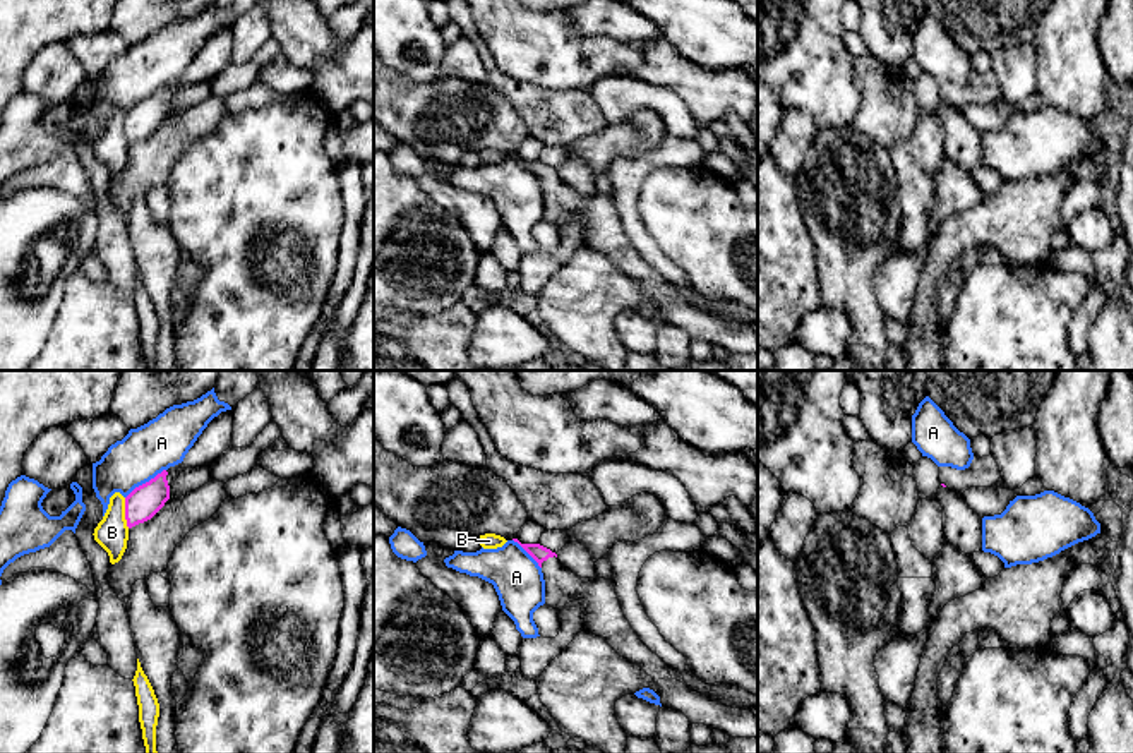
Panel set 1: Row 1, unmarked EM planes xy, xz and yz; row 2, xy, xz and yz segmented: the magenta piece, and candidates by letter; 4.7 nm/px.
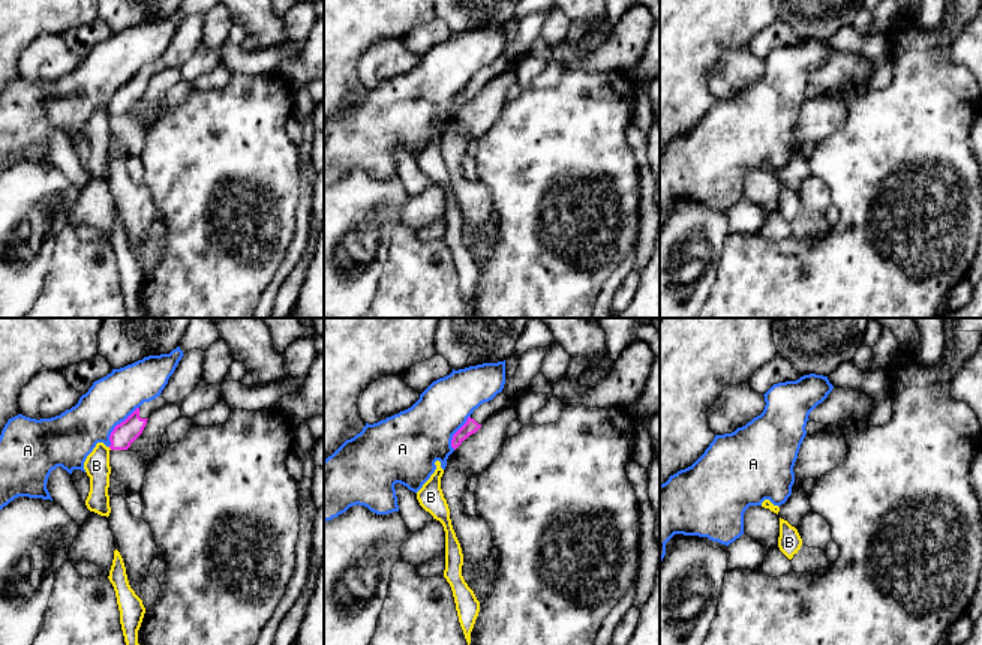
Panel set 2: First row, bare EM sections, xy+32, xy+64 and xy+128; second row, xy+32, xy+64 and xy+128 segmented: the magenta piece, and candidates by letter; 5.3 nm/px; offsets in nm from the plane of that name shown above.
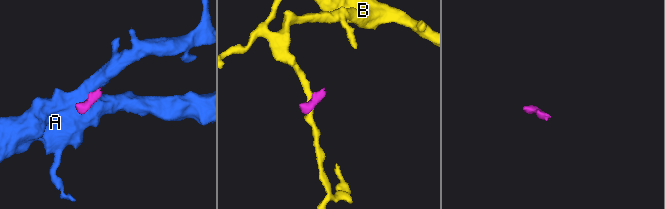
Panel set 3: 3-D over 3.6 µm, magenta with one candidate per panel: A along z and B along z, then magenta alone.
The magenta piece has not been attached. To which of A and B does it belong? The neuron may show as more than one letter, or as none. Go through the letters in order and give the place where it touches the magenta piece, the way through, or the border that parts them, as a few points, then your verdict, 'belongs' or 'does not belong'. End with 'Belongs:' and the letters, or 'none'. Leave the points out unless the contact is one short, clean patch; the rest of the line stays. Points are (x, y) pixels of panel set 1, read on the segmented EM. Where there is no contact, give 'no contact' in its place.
A: meets magenta in xy at (146, 482); border along xy (165, 469), (139, 484), (125, 498); does not belong
B: meets magenta in xy at (125, 513); border along xy (124, 498), (124, 518), (129, 527); does not belong
Belongs: none

